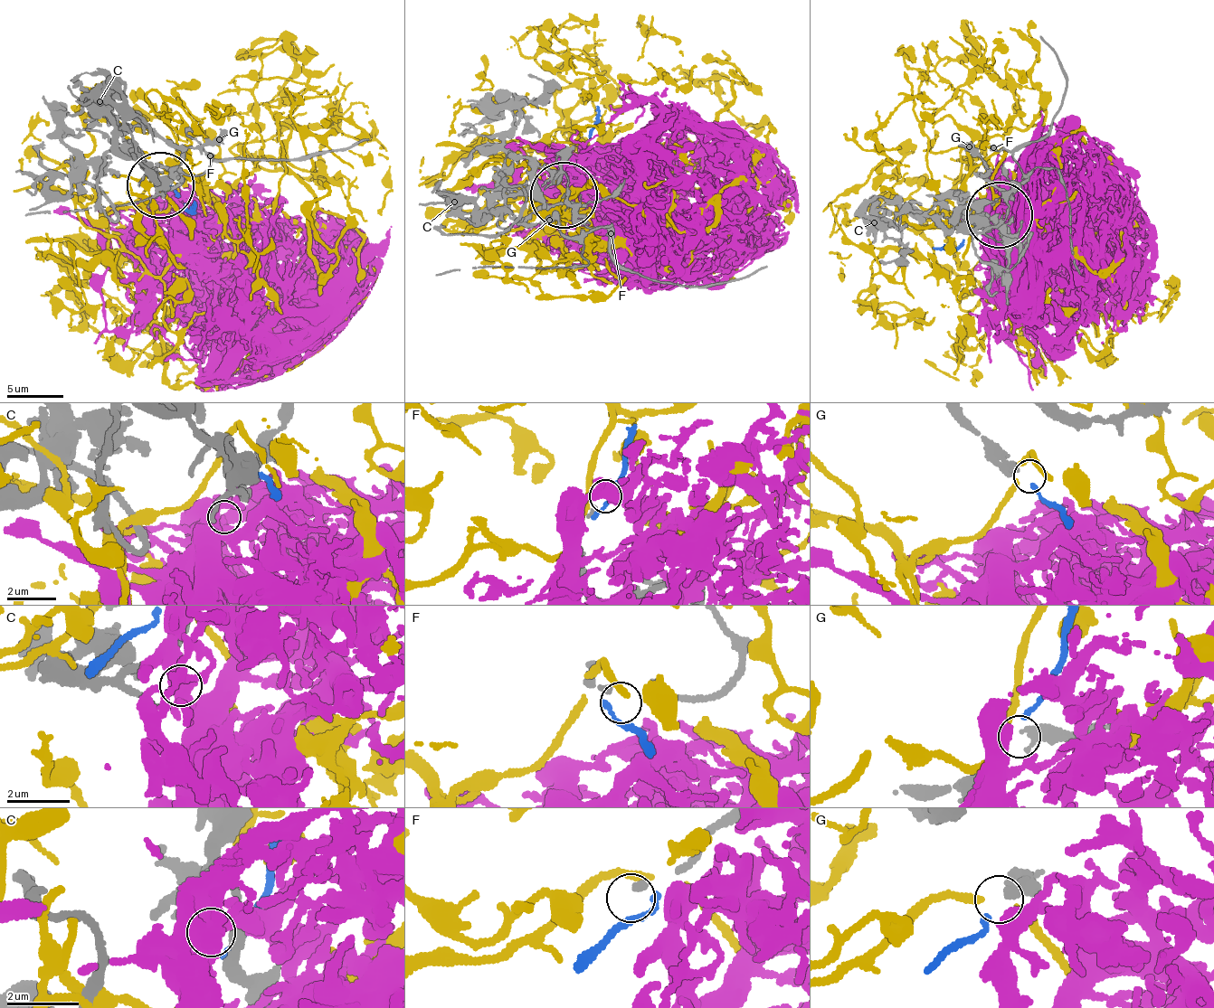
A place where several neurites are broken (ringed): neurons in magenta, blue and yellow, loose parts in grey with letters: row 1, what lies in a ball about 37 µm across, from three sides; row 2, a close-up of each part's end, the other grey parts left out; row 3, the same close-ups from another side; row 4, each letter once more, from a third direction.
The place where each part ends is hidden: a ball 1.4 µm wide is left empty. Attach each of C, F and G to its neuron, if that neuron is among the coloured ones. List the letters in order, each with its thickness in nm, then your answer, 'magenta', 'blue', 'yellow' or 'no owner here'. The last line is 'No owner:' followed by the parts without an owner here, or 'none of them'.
C: 130 nm | no owner here
F: 160 nm | no owner here
G: 280 nm | blue
No owner: C, F

